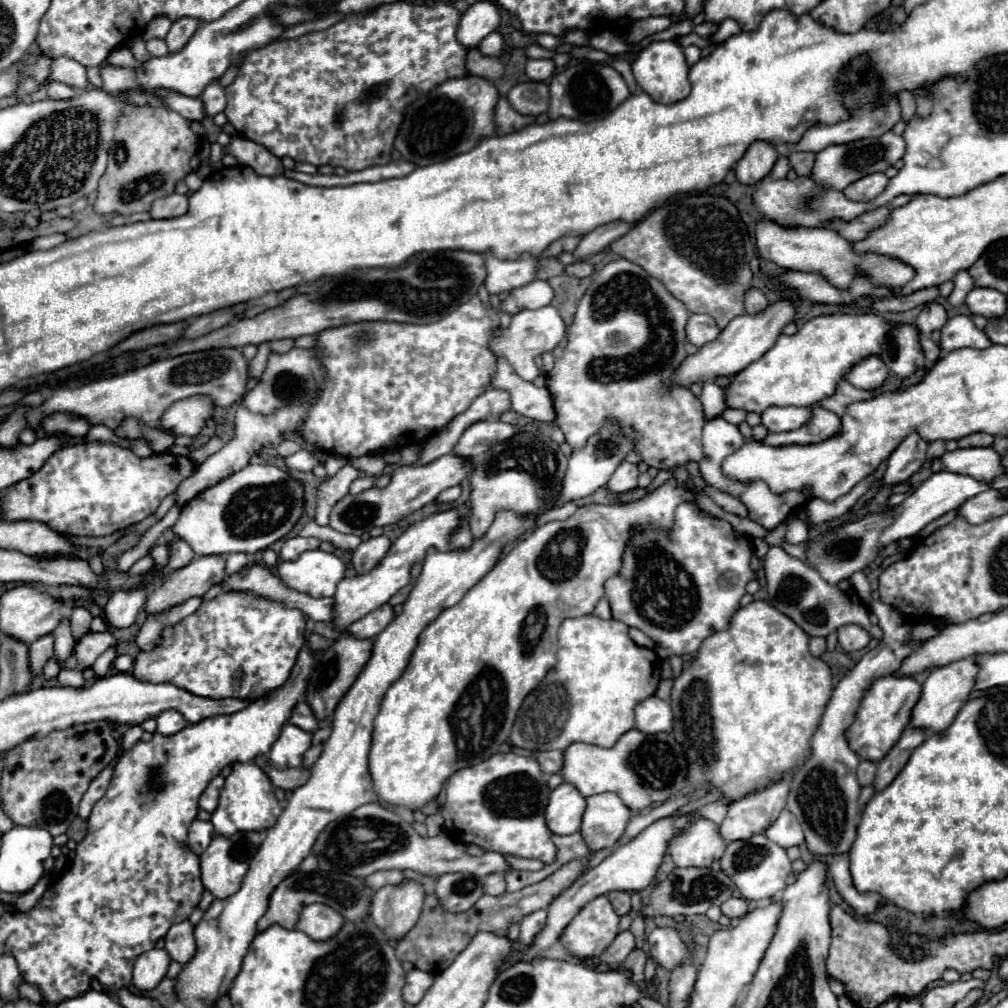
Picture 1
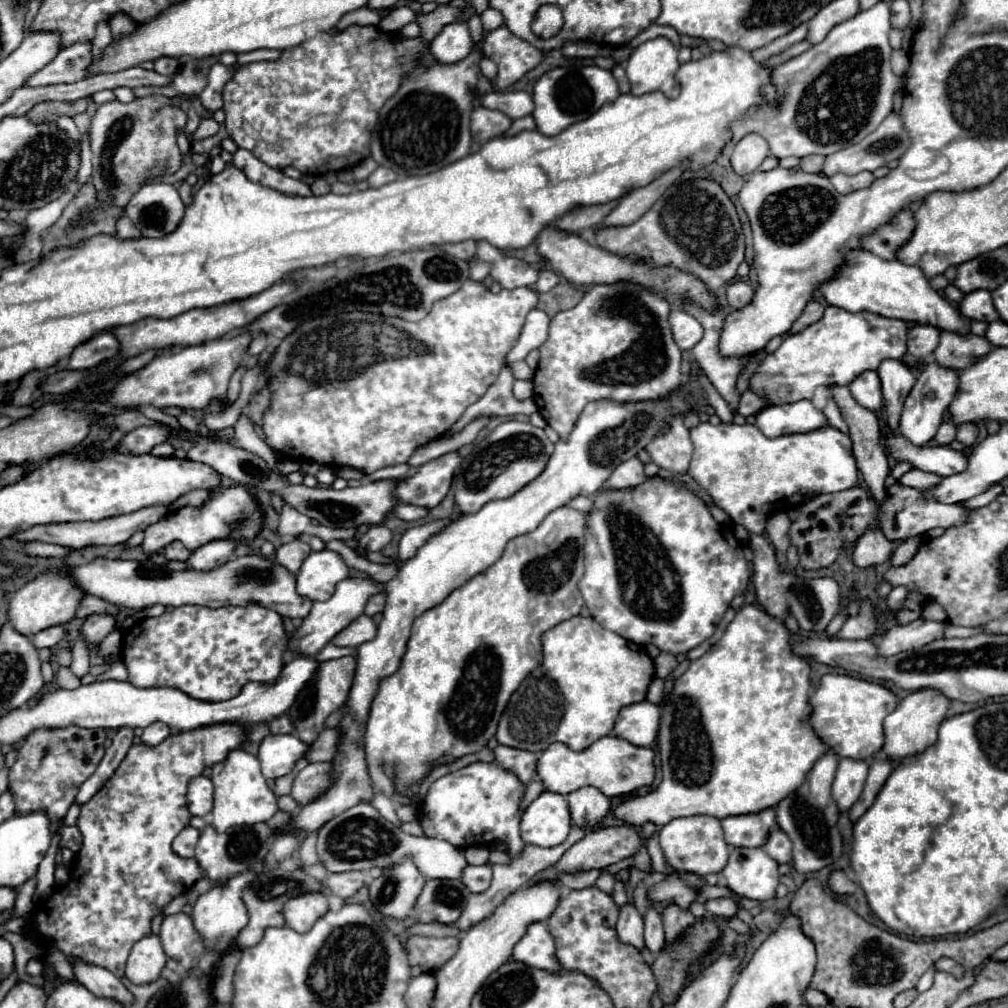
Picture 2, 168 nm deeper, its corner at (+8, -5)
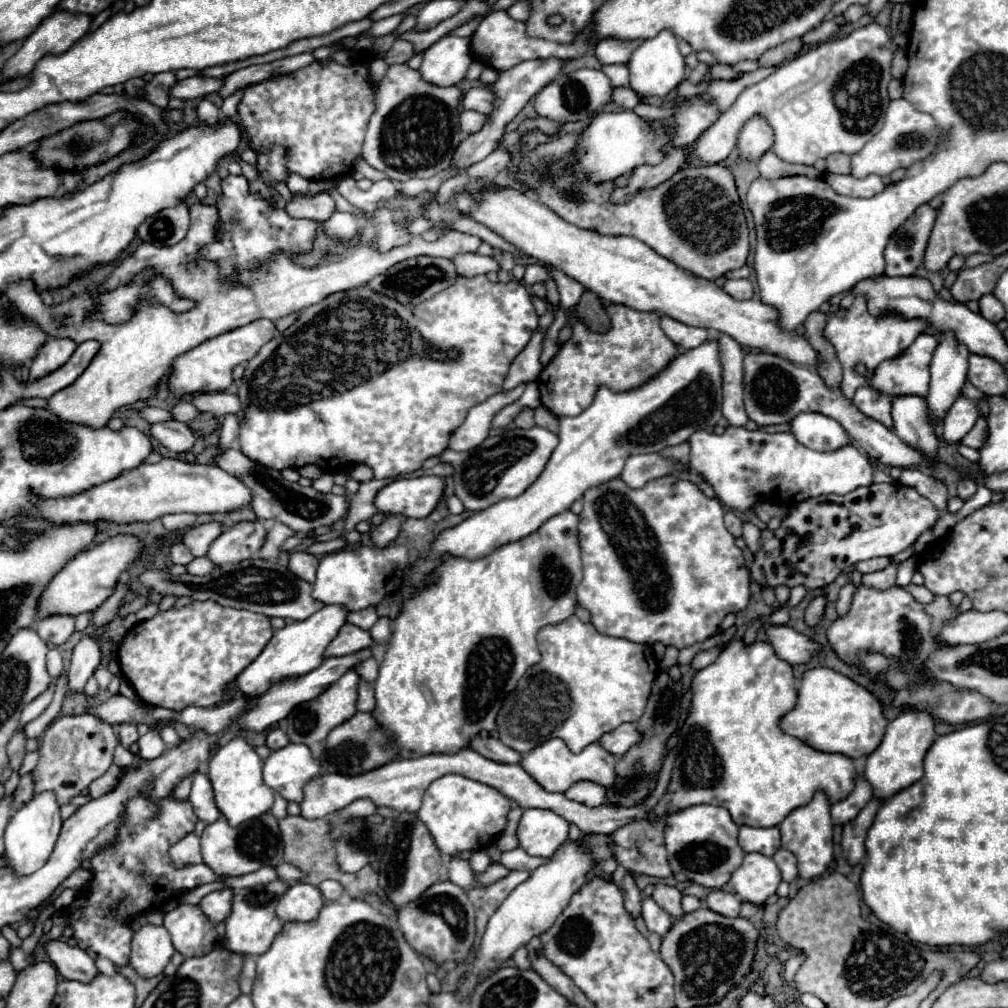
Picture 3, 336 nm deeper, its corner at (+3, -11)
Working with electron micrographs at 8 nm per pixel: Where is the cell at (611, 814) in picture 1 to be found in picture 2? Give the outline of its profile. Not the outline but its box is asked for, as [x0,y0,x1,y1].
[566,786,610,830]

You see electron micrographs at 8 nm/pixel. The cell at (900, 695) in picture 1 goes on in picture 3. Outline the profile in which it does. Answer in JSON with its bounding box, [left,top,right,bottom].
[781,668,887,758]

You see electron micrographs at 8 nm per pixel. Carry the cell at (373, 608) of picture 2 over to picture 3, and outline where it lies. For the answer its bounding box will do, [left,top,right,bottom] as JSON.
[347,606,379,630]

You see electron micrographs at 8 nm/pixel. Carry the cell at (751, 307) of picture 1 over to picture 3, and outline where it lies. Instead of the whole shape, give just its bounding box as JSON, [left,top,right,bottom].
[723,280,753,300]

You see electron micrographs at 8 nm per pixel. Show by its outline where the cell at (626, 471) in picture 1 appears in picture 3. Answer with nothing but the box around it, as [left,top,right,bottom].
[621,454,691,488]

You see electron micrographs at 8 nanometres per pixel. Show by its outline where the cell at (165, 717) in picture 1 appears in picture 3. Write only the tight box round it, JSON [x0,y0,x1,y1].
[137,730,165,760]

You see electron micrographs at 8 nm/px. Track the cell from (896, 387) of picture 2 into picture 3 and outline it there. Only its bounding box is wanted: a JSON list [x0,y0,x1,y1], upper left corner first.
[893,396,937,456]

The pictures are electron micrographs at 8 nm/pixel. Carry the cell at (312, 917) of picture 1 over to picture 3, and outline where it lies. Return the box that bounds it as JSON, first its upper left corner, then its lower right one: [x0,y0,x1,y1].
[277,884,325,922]

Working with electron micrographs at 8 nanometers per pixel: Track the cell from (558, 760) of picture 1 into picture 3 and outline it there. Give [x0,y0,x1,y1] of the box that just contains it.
[471,738,521,764]

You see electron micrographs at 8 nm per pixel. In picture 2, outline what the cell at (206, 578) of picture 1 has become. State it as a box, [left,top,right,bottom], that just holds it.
[188,540,236,570]

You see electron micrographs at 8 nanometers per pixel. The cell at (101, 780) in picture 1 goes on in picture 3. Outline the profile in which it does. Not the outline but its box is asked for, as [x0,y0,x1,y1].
[119,724,137,748]

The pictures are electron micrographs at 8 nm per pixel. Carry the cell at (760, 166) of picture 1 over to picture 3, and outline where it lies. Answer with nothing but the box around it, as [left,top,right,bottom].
[737,116,773,162]

